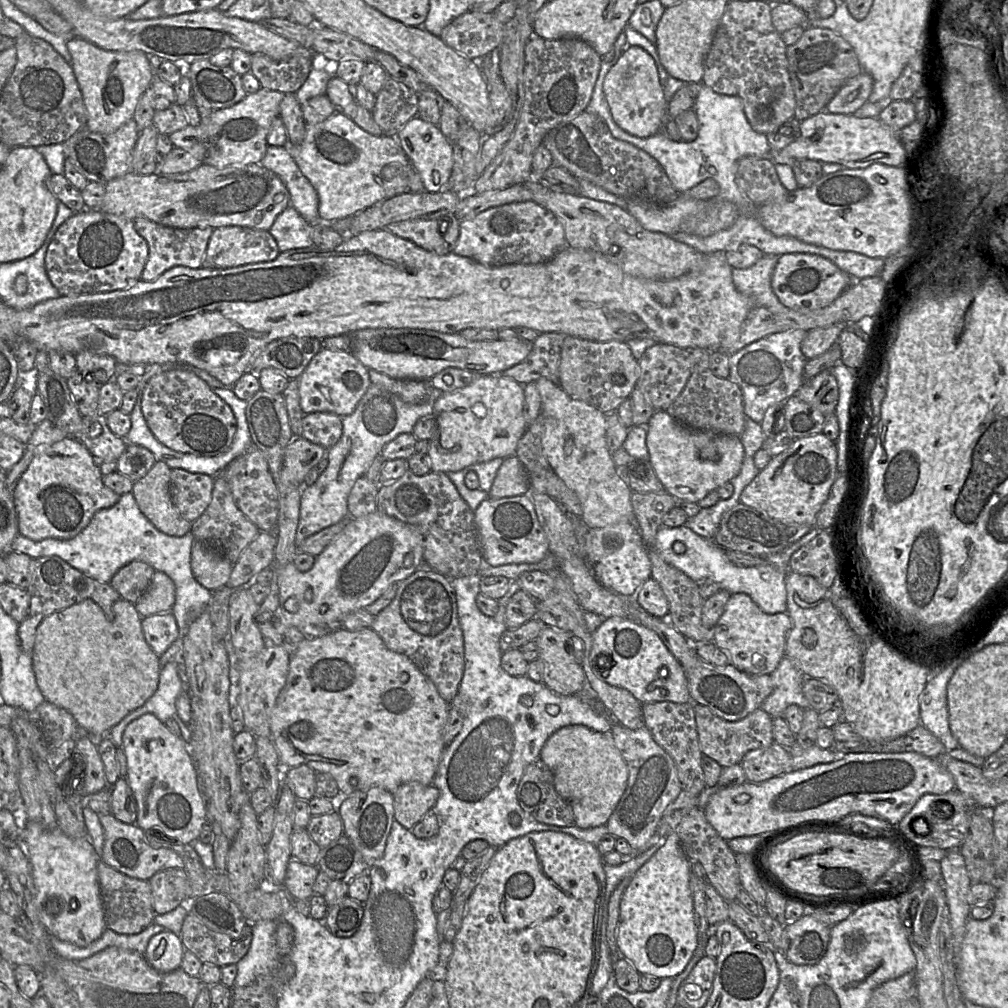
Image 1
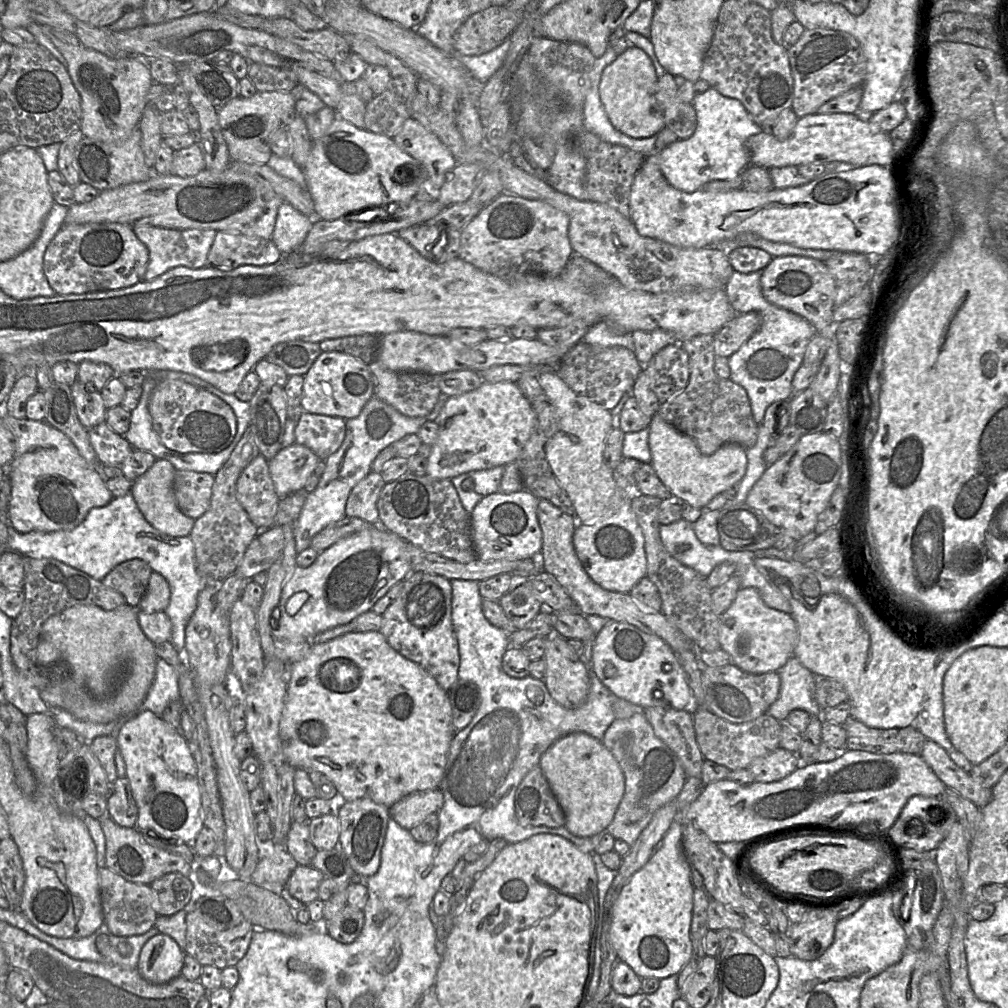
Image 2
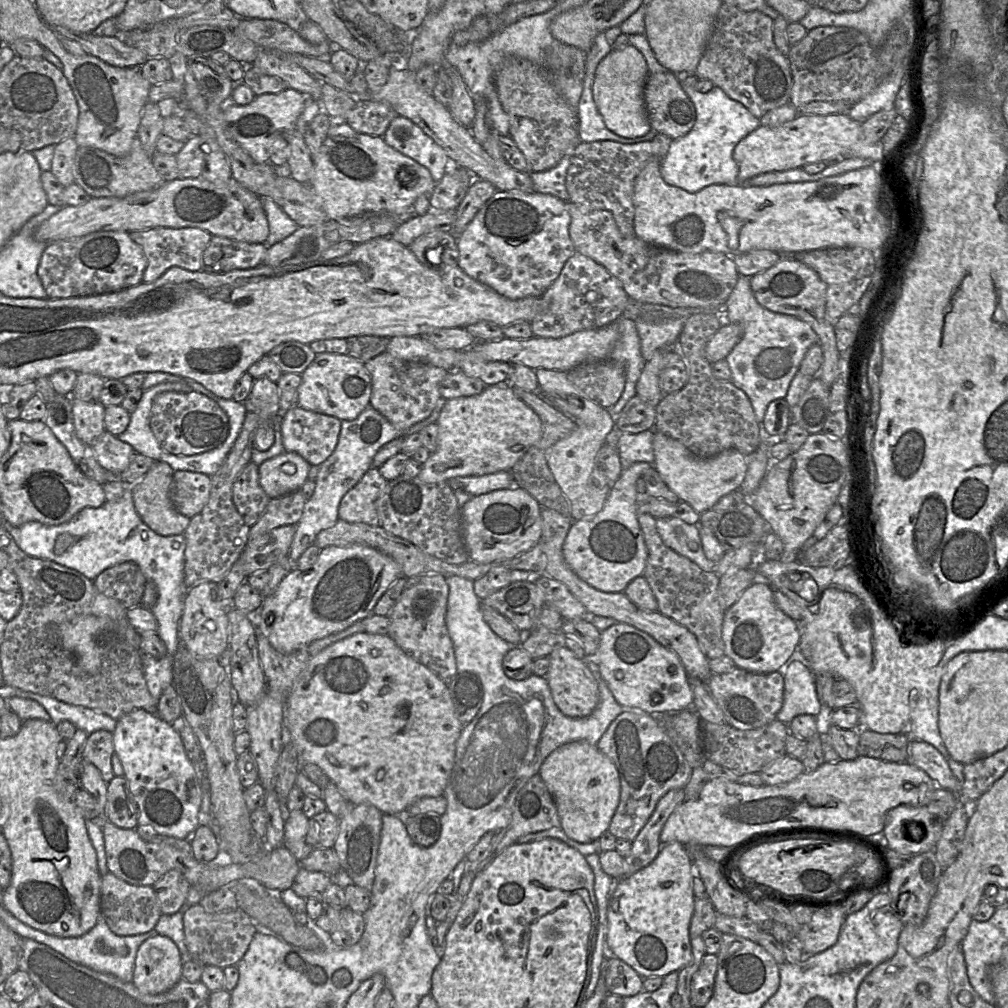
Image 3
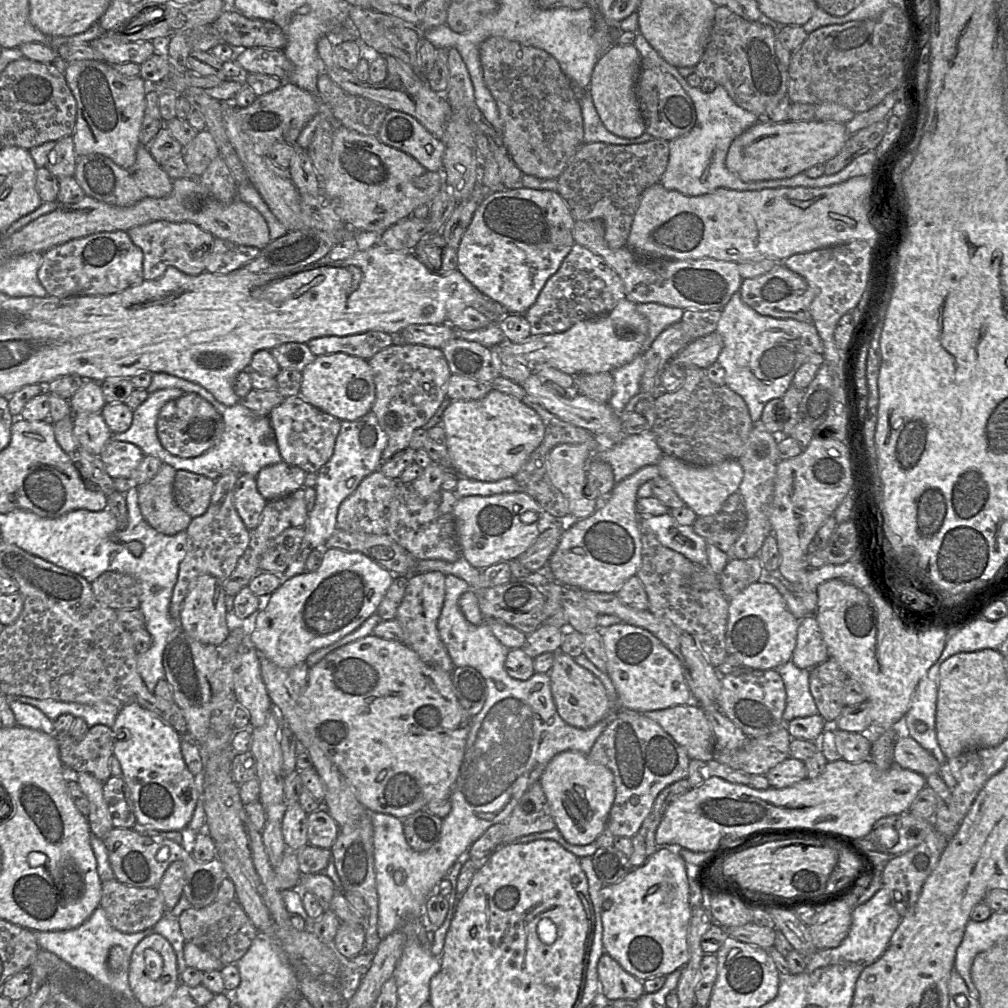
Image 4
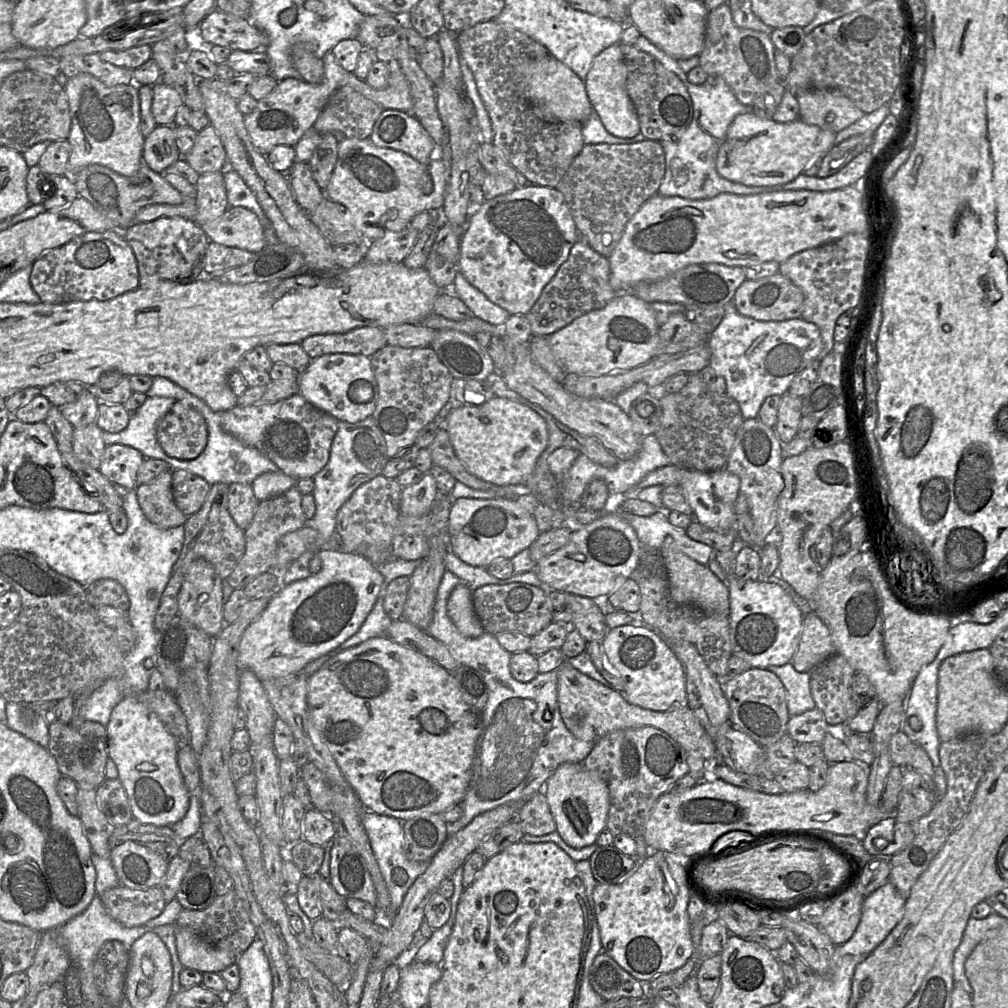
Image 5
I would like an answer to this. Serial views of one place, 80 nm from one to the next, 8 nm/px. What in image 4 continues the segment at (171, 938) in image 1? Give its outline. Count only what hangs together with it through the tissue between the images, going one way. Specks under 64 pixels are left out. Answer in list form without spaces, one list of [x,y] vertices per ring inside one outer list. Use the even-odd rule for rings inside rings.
[[[157,933],[142,939],[132,952],[128,978],[133,996],[143,1006],[156,1007],[164,1003],[181,982],[177,971],[177,957],[170,942]]]

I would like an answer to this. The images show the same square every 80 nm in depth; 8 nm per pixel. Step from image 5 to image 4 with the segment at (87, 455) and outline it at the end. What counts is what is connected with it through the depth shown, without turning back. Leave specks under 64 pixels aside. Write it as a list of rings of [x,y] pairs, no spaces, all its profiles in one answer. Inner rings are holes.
[[[101,413],[73,414],[73,434],[90,454],[100,456],[112,437]]]

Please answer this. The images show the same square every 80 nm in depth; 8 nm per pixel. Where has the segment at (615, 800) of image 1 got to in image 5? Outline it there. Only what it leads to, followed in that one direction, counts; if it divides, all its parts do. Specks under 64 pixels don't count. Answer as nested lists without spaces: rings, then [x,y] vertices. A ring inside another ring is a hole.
[[[564,763],[547,780],[544,788],[557,832],[563,841],[572,848],[582,849],[596,842],[600,832],[606,828],[610,796],[607,783],[596,773],[587,770],[583,763]]]

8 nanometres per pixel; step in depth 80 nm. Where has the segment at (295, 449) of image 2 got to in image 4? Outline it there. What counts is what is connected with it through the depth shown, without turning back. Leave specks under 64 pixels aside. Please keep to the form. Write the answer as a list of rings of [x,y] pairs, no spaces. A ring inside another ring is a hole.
[[[282,460],[259,471],[257,489],[266,501],[275,500],[304,488],[306,474],[303,469]]]

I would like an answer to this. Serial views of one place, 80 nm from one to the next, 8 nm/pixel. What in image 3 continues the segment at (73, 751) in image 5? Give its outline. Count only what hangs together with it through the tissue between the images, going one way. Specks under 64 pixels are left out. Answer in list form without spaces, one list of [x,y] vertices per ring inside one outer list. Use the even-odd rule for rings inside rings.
[[[98,730],[88,735],[83,751],[83,760],[96,766],[106,783],[115,777],[111,764],[113,753],[112,733]]]

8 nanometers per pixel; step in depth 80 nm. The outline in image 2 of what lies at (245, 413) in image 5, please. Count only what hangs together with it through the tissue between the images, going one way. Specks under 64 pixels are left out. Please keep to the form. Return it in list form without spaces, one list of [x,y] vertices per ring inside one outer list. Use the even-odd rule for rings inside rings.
[[[303,411],[294,429],[295,442],[311,449],[321,460],[336,452],[346,432],[346,420],[338,416]]]

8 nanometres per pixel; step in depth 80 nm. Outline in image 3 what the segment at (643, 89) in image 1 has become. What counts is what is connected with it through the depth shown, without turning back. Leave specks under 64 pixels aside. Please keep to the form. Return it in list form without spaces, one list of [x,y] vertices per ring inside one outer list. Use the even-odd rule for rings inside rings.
[[[629,44],[623,49],[612,49],[598,64],[593,81],[593,100],[606,127],[624,138],[644,136],[651,130],[644,102],[644,87],[649,69],[642,53]]]

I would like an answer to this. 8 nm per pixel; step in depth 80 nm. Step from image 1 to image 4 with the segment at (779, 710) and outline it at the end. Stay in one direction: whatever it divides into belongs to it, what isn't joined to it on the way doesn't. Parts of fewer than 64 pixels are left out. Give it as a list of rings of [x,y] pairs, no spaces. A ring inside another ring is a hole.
[[[790,660],[783,666],[776,666],[771,670],[779,673],[786,690],[784,724],[795,718],[808,717],[818,713],[818,708],[810,692],[809,669],[800,669]]]

